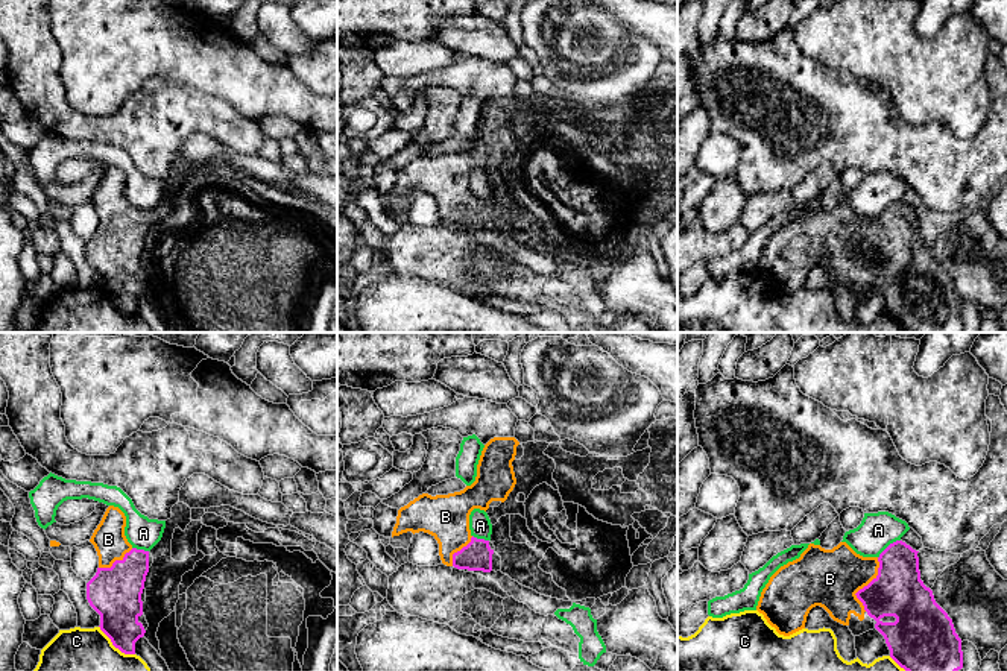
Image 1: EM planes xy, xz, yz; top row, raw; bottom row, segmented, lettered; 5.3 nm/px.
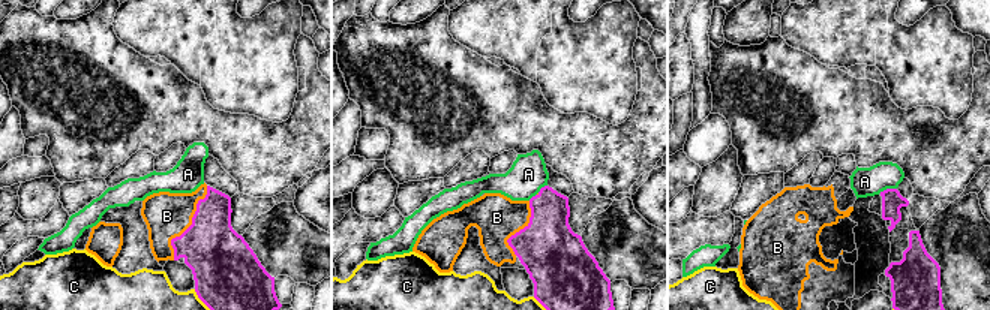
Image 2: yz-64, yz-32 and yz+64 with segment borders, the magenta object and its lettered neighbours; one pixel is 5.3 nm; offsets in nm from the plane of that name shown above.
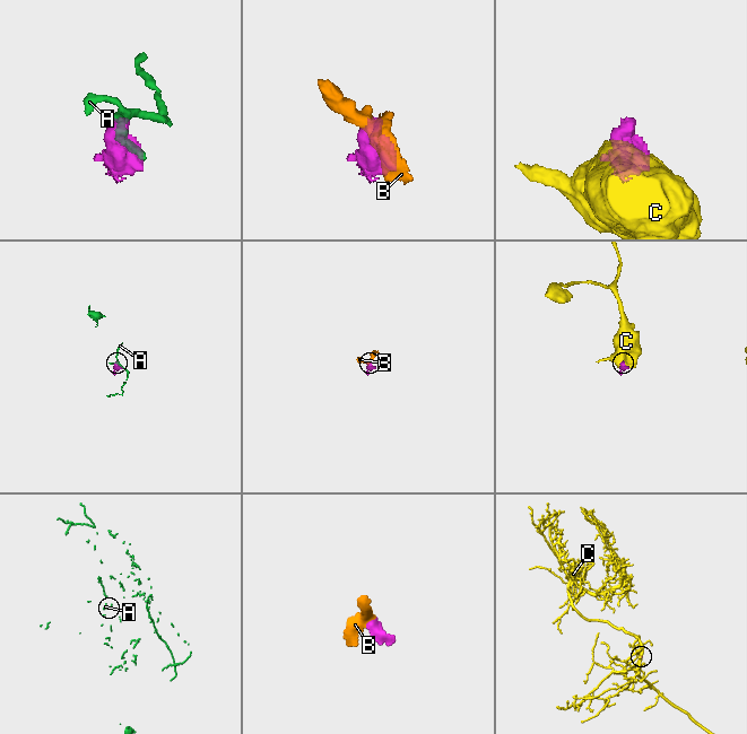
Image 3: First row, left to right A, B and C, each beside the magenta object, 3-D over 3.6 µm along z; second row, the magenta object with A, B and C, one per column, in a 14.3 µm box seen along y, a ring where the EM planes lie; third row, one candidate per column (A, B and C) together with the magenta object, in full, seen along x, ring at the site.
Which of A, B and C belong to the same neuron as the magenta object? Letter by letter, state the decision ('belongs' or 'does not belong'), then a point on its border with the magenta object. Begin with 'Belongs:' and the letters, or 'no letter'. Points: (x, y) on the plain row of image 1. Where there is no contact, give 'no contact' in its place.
Belongs: B
A: does not belong; meets magenta in yz at (887, 207)
B: belongs; meets magenta in yz at (868, 245)
C: does not belong; meets magenta in xy at (114, 305)

